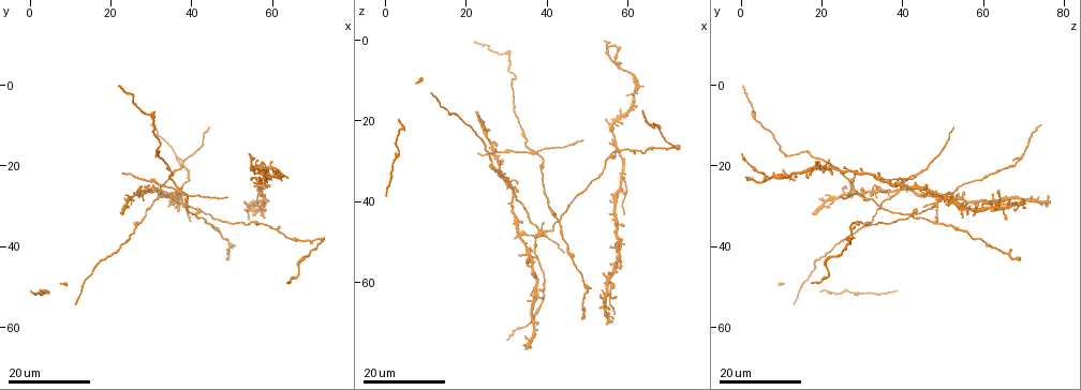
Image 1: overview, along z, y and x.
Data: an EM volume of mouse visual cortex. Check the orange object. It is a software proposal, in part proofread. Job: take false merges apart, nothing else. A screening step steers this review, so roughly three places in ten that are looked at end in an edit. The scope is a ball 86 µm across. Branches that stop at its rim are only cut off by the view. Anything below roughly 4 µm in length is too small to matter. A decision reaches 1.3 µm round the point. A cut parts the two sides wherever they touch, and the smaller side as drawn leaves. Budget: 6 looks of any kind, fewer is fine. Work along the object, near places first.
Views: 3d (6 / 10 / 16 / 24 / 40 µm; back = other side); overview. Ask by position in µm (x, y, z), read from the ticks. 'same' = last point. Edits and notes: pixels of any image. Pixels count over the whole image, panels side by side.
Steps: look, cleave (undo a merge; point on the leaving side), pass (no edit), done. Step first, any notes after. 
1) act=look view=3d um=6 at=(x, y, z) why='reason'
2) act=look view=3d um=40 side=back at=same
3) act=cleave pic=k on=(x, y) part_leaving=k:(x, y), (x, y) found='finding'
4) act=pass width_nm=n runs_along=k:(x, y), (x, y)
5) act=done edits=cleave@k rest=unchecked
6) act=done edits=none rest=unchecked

act=look view=3d um=24 at=(32.5, 25.5, 39.5)

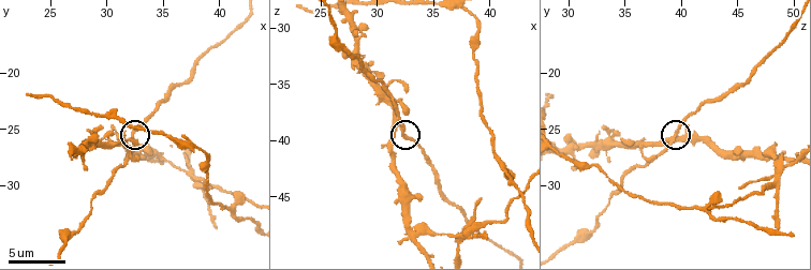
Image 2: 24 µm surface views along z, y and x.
act=look view=3d um=6 at=(32.4, 25.8, 39.0) why='zoom in'

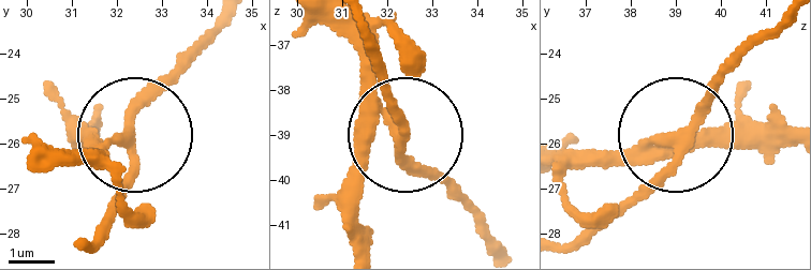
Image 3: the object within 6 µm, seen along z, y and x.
act=cleave pic=3 on=(384, 81) part_leaving=3:(391, 123), (398, 107), (368, 27) found='a second cell is stuck on'

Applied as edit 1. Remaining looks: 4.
act=look view=3d um=16 at=(38.4, 28.4, 32.6) why='sudden change in width'

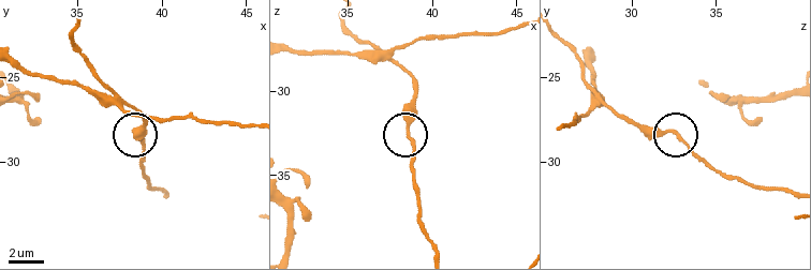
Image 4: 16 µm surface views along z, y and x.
act=pass width_nm=230 runs_along=4:(438, 250), (418, 207), (414, 146), (406, 129), (414, 87) found='continuous, no second cell'

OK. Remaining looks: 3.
act=look view=3d um=24 at=(59.0, 23.0, 35.0) why='four-way junction'

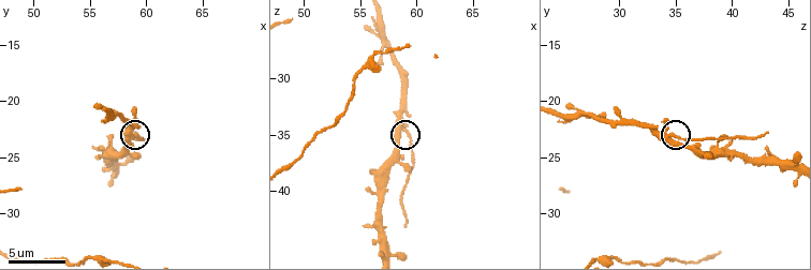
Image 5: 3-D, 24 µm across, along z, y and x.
act=look view=3d um=10 at=(58.8, 23.0, 34.6)

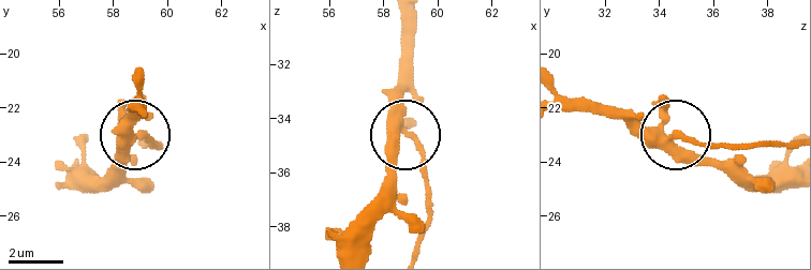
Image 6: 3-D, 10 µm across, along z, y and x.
act=look view=3d um=6 at=(59.0, 23.0, 34.5)

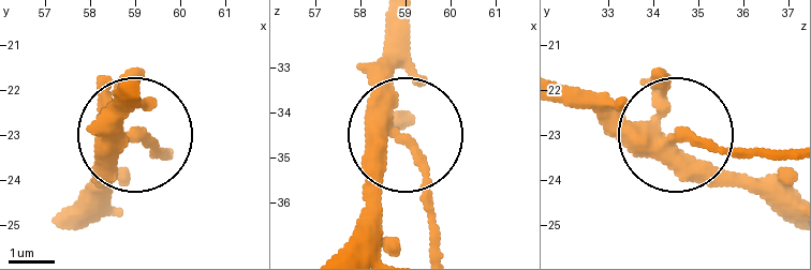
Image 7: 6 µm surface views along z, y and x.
act=cleave pic=7 on=(161, 151) side_arm_um=10 part_leaving=7:(392, 130), (415, 161), (435, 241) found='a second cell is stuck on'

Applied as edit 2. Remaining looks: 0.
act=done edits=cleave@3,cleave@7 rest=unchecked

